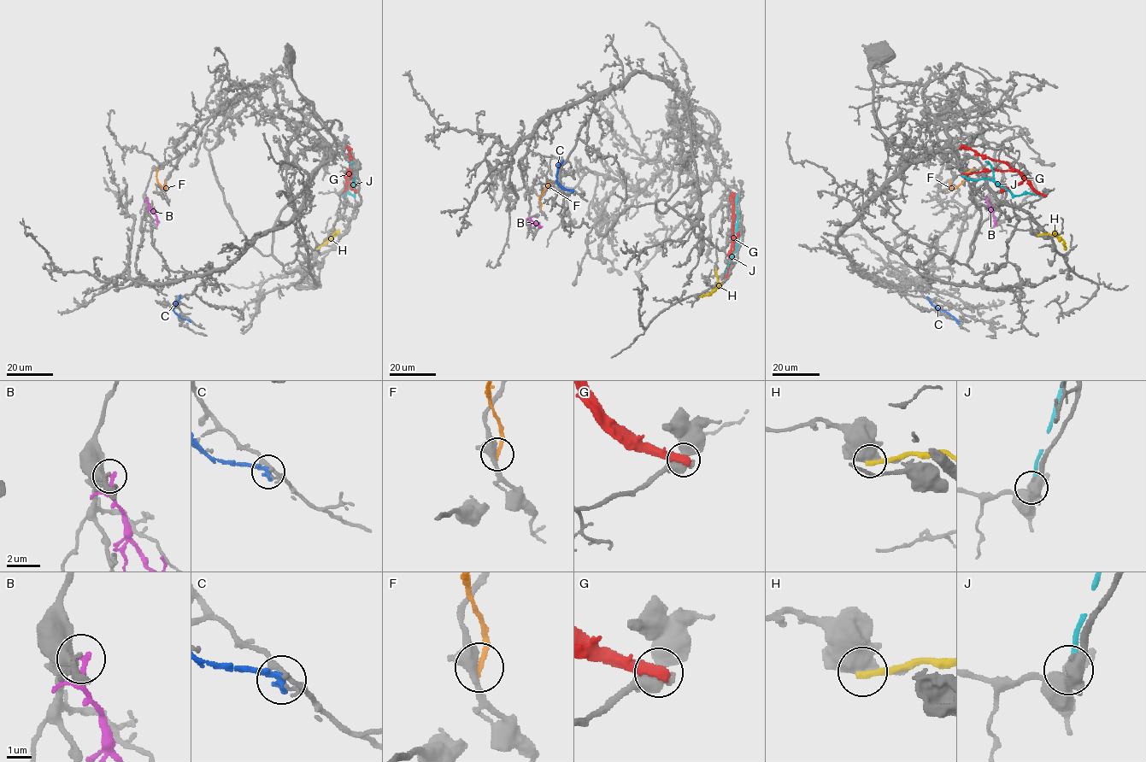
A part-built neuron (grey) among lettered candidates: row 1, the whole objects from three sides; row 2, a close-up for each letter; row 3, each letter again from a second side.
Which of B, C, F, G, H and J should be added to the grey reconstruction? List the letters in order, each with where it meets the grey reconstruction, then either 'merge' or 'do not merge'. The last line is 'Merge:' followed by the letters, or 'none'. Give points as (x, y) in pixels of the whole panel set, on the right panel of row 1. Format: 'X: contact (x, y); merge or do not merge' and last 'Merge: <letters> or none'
B: contact (986, 198); do not merge
C: contact (958, 323); do not merge
F: contact (975, 168); do not merge
G: contact (1045, 196); do not merge
H: contact (1037, 235); do not merge
J: contact (1044, 195); do not merge
Merge: none

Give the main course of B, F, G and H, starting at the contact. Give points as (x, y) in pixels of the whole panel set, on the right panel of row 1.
B: (986, 198), (996, 224), (994, 225)
F: (975, 168), (971, 169), (954, 189), (950, 182)
G: (1045, 195), (1040, 195), (1018, 171), (1013, 171), (1005, 162), (983, 157), (966, 147), (960, 149)
H: (1037, 235), (1055, 234), (1063, 241), (1066, 249)

